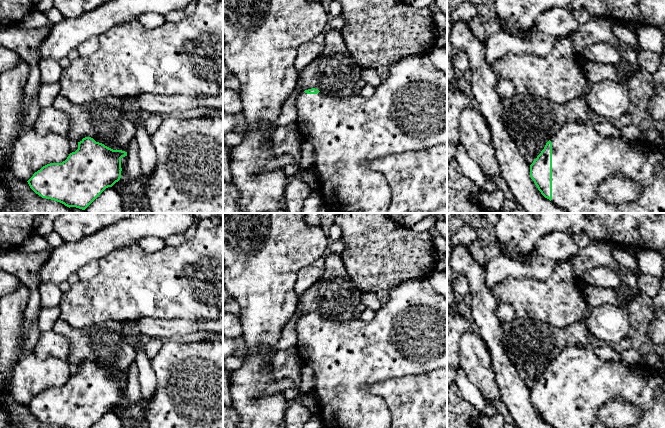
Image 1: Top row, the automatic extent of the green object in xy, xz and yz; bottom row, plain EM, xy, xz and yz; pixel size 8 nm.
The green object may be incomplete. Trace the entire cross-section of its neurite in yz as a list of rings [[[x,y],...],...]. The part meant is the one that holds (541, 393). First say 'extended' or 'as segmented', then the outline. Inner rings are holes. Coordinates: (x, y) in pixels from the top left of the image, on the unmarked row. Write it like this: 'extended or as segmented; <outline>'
extended; [[[593,347],[564,349],[530,389],[531,403],[541,418],[553,428],[609,428],[599,420],[597,411],[611,398],[618,398],[641,410],[641,417],[635,425],[621,428],[665,428],[665,375],[643,363],[628,365],[617,358],[601,360]]]

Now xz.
extended; [[[428,279],[407,280],[395,286],[388,302],[369,322],[360,318],[331,320],[312,312],[300,316],[295,329],[299,356],[315,373],[317,415],[323,428],[391,428],[390,408],[383,398],[371,393],[371,387],[390,378],[447,369],[447,299],[434,290]]]

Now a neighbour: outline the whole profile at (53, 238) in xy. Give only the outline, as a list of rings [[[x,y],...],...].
[[[55,231],[46,235],[45,239],[54,249],[63,244],[62,238]]]

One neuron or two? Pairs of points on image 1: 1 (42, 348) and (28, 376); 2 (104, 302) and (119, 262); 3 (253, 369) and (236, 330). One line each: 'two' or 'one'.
1: two
2: one
3: two

